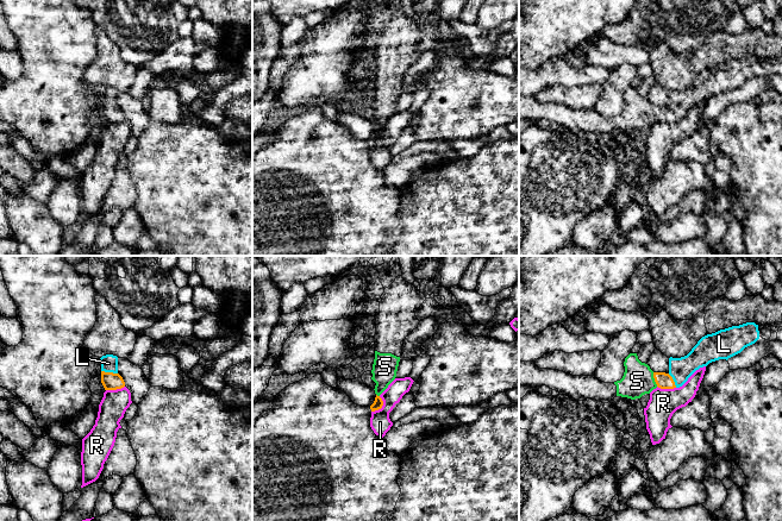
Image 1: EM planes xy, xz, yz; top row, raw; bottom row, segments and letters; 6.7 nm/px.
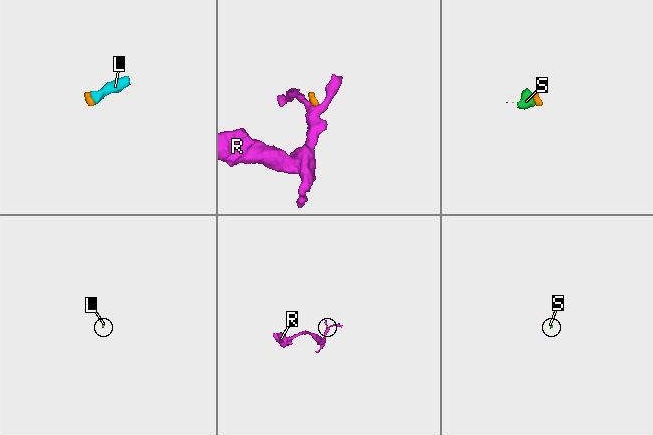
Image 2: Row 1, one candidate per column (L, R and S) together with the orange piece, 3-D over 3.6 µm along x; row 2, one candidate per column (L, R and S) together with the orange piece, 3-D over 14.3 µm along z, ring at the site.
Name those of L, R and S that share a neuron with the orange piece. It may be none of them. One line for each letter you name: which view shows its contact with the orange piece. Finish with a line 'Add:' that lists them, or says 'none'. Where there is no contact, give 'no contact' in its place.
L: meets orange in xy
S: meets orange in yz
Add: L, S

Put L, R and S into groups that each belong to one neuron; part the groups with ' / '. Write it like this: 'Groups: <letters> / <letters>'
Groups: L S / R

